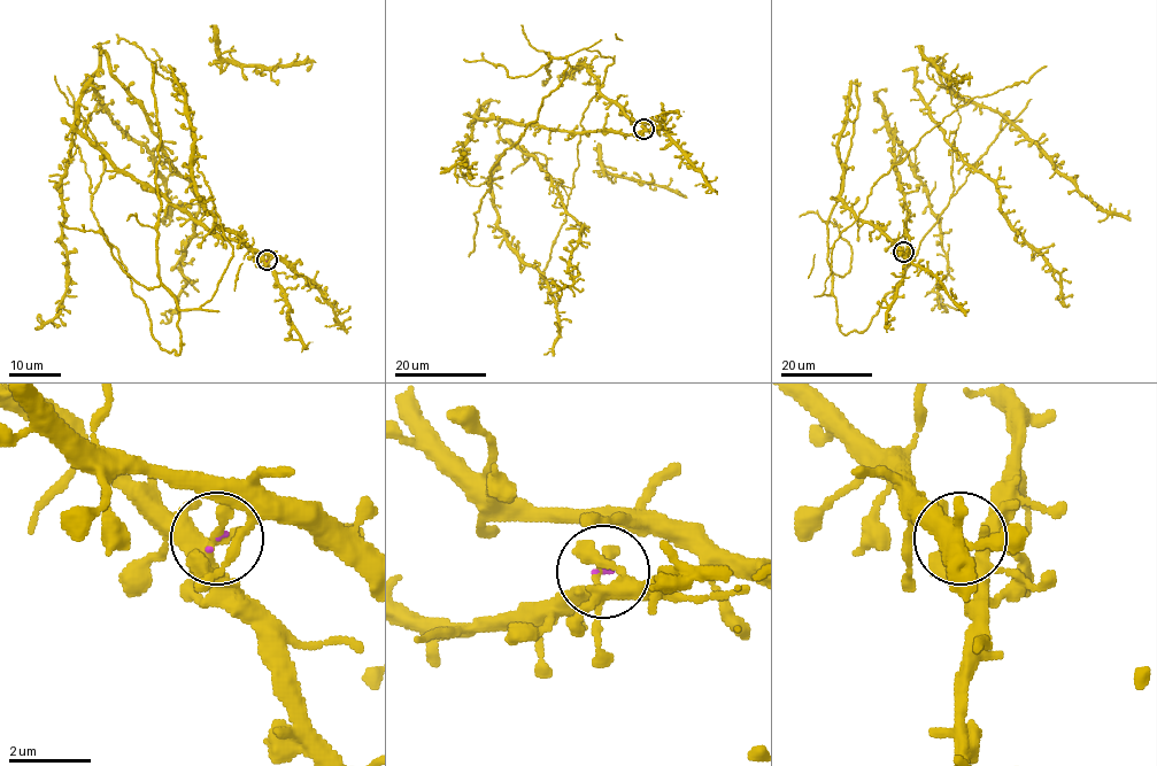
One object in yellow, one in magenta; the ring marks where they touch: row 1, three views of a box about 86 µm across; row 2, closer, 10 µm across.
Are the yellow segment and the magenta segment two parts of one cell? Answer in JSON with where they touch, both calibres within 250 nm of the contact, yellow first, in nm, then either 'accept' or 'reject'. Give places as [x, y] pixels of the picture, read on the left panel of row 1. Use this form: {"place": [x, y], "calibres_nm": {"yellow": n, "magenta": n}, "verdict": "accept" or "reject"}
{"place": [267, 260], "calibres_nm": {"yellow": 180, "magenta": 50}, "verdict": "accept"}

